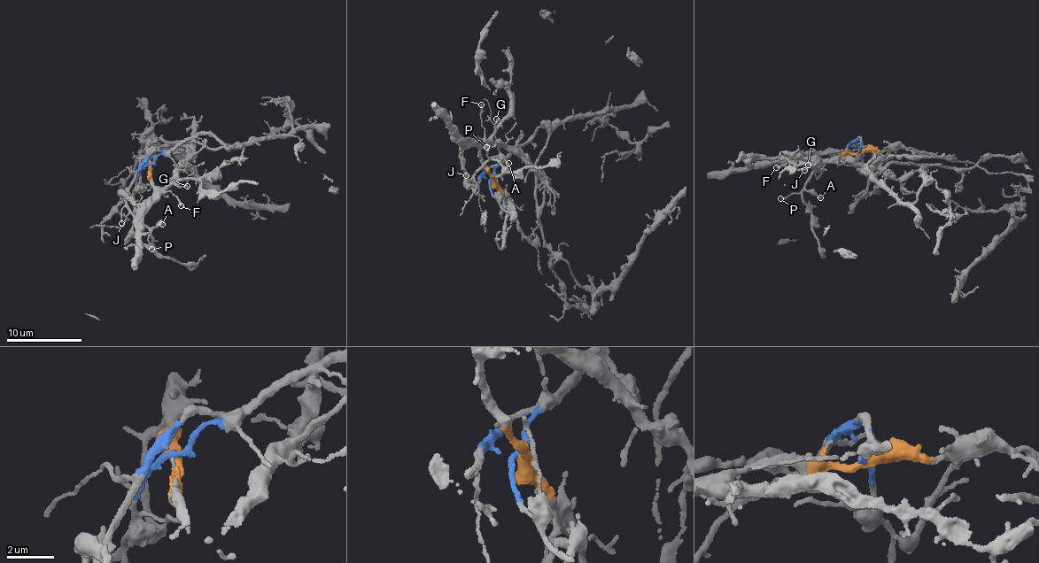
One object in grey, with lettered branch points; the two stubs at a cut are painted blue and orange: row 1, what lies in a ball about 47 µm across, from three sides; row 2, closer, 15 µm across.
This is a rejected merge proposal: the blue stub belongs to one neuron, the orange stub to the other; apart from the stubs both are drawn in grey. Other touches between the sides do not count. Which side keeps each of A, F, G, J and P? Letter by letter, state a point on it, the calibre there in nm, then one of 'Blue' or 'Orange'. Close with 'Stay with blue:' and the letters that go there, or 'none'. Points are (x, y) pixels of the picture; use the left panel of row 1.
A: Place: (162, 224). Thickness 240 nm. Blue
F: Place: (181, 205). Thickness 200 nm. Orange
G: Place: (187, 186). Thickness 160 nm. Orange
J: Place: (121, 223). Thickness 120 nm. Blue
P: Place: (151, 249). Thickness 180 nm. Blue
Stay with blue: A, J, P

